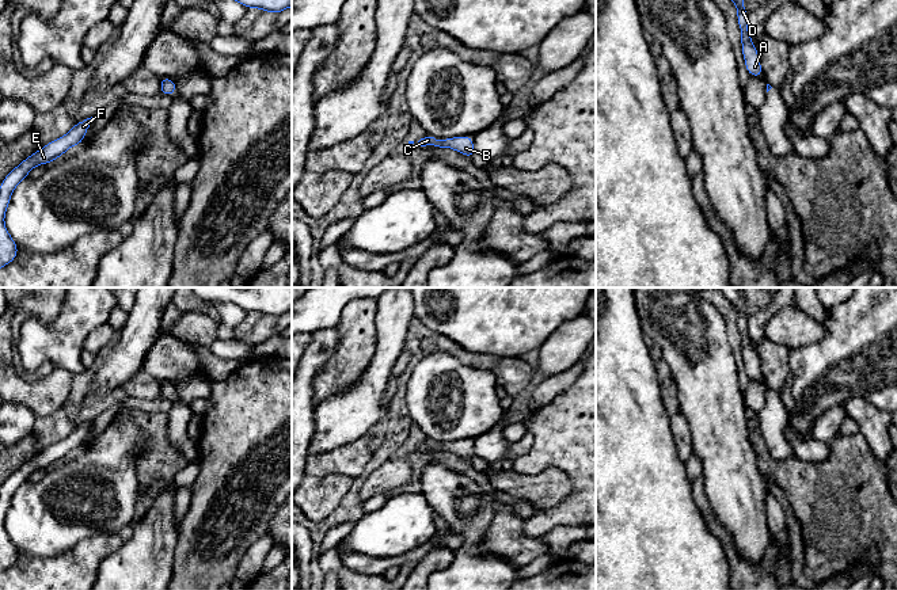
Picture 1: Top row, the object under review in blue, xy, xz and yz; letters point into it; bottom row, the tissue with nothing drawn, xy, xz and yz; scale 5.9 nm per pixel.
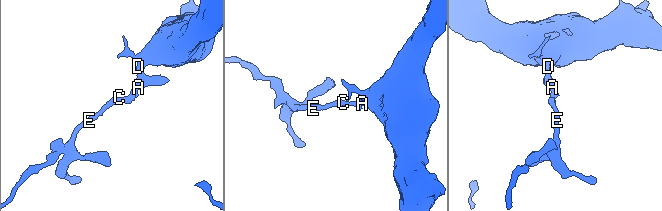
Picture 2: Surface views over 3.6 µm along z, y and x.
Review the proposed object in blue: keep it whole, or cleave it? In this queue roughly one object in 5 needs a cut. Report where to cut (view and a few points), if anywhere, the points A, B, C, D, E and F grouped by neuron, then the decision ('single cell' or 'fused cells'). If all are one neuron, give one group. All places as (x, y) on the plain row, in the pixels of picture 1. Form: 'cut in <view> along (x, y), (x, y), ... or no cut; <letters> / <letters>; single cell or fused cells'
no cut; A B C D E F; single cell

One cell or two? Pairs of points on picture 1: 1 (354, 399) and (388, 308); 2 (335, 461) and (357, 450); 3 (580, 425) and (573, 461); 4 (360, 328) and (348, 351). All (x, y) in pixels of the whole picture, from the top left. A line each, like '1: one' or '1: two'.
1: one
2: one
3: one
4: one

